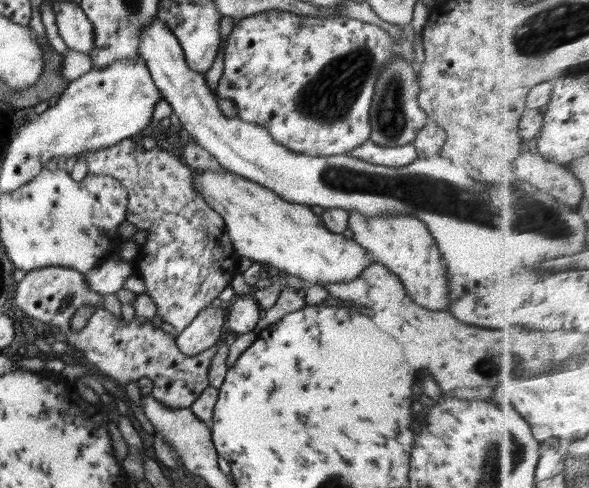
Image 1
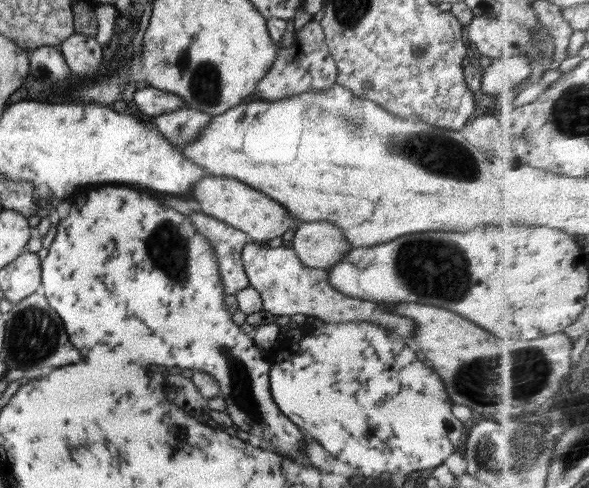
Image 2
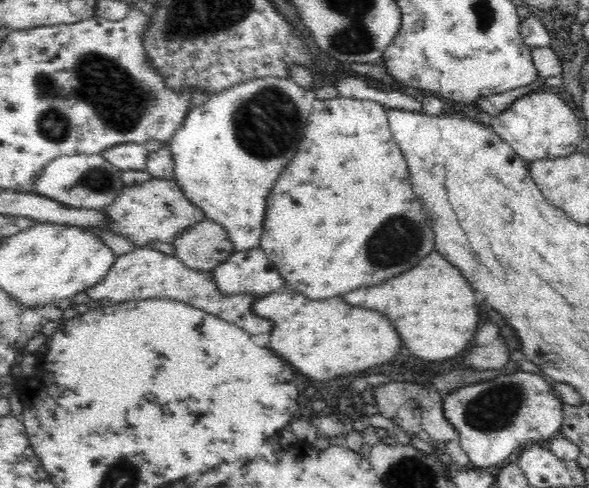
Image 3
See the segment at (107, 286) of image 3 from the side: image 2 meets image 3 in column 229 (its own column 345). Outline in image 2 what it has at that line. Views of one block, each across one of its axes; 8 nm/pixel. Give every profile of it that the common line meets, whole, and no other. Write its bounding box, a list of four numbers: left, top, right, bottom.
[241,242,417,337]

